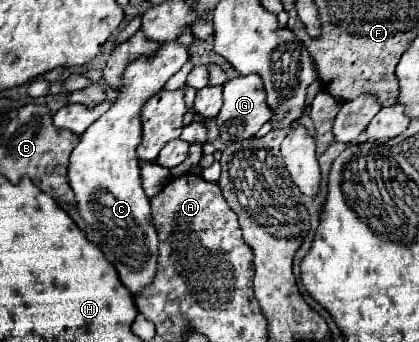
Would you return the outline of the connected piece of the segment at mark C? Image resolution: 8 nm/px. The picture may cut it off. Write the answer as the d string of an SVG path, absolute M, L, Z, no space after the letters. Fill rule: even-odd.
M165 42L149 56L139 56L129 62L117 88L117 98L111 108L95 120L83 134L69 162L69 184L75 192L81 218L97 234L97 246L115 266L121 282L131 294L141 292L157 268L157 234L151 222L149 198L141 188L139 158L135 154L141 142L141 108L165 82L183 66L187 50L177 42ZM143 234L143 238L141 238Z

